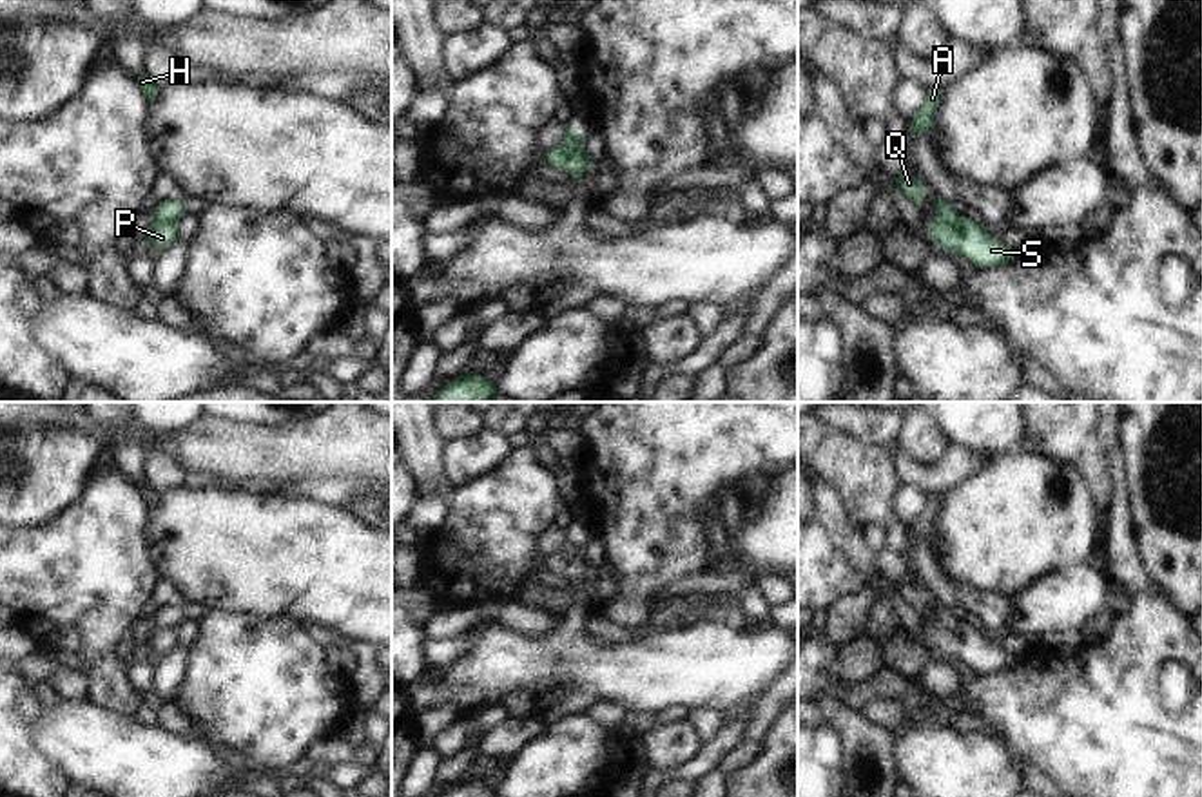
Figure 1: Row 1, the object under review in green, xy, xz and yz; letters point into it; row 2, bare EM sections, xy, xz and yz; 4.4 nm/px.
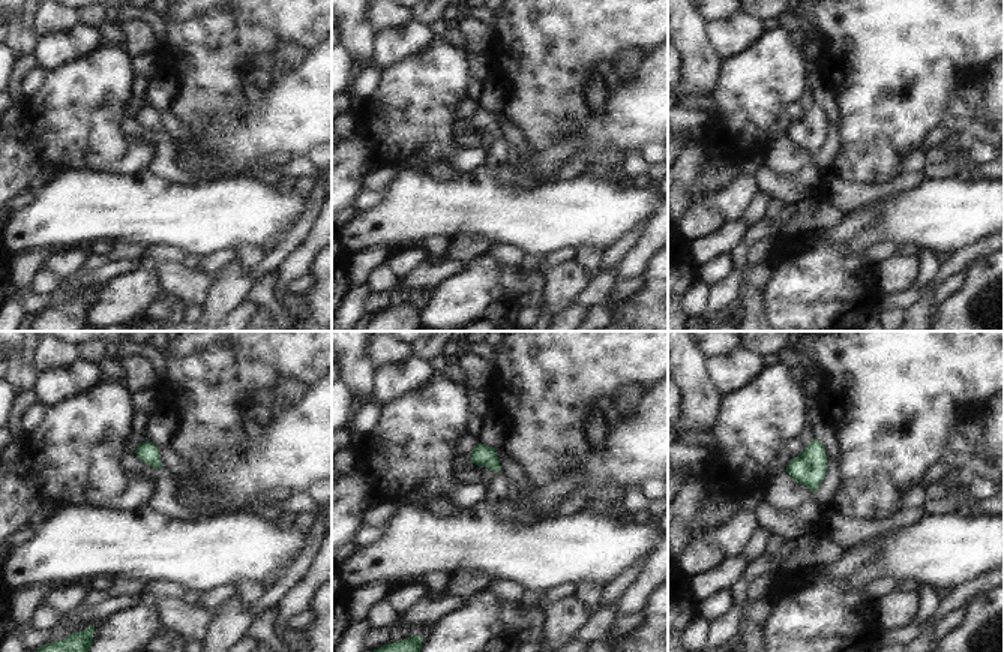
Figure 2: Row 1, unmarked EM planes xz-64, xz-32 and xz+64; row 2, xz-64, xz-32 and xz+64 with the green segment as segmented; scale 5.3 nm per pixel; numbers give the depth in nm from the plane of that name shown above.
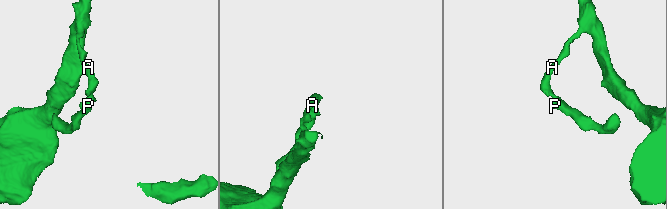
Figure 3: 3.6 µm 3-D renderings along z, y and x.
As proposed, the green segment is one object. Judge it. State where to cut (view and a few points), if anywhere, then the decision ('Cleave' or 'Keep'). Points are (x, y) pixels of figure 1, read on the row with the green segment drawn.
Split along yz (958, 214), (947, 221), (936, 220). Cleave

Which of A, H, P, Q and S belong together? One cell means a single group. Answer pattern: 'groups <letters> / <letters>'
groups A H Q / P S

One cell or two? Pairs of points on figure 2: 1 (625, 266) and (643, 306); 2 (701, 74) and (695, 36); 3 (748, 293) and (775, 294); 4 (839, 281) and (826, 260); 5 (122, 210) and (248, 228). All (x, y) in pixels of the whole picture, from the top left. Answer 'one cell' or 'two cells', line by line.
1: two cells
2: one cell
3: two cells
4: one cell
5: one cell

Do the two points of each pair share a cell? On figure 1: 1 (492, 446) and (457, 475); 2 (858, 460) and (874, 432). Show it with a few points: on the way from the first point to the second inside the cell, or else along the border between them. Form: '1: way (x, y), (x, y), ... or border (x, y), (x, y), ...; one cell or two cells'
1: way (483, 451), (466, 466); one cell
2: border (829, 426), (863, 444), (885, 448); two cells

